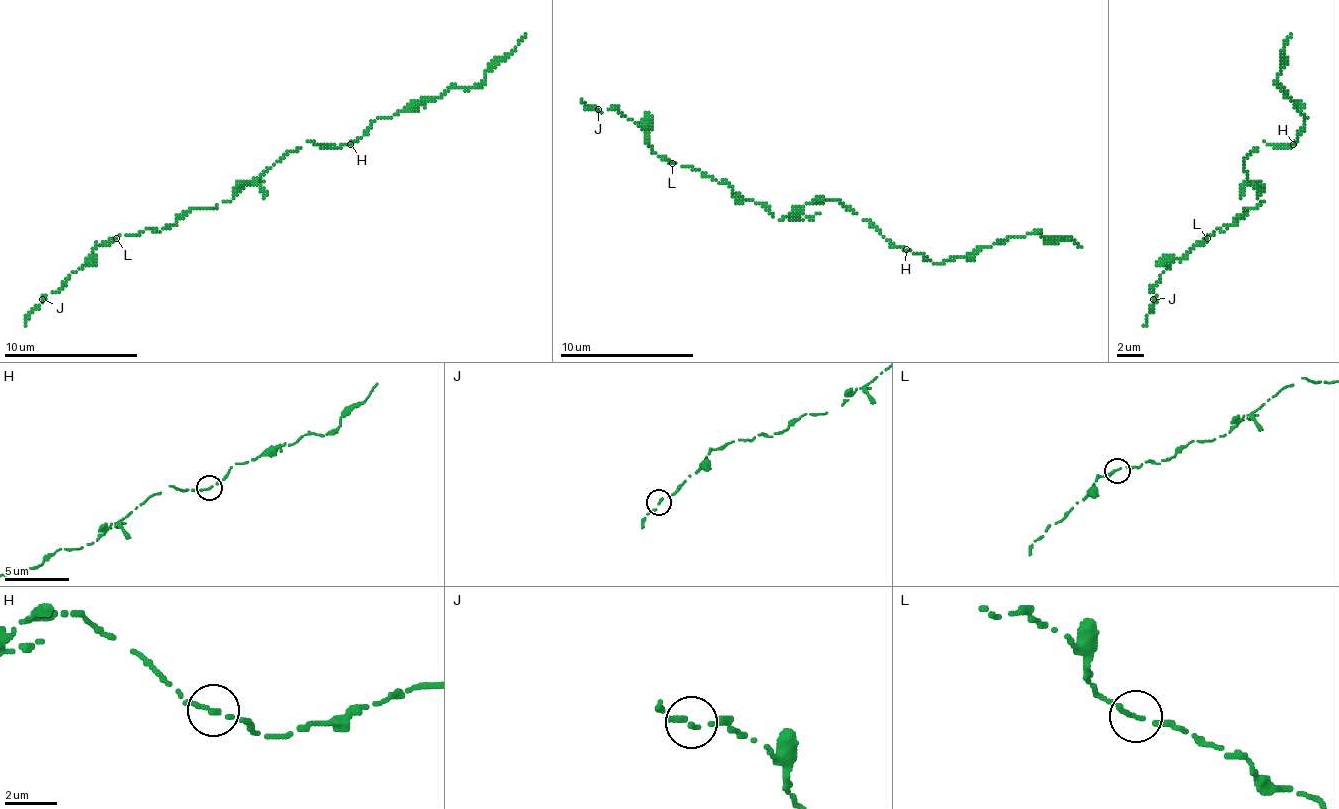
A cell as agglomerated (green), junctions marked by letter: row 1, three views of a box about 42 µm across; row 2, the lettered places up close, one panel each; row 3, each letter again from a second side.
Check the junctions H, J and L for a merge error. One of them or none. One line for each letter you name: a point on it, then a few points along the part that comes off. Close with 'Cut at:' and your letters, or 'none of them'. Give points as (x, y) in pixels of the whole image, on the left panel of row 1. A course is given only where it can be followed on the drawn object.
Cut at: none of them

